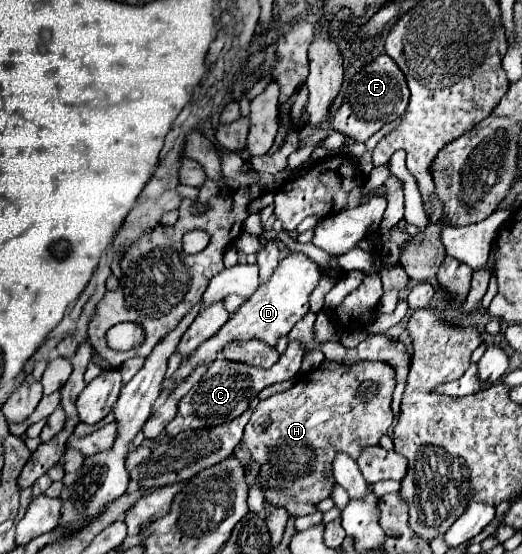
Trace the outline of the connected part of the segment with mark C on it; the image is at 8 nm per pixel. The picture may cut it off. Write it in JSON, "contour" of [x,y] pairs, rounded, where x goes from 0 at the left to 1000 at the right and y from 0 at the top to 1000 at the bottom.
{"contour":[[[556,616],[552,626],[548,626],[548,634],[529,652],[529,659],[521,659],[517,666],[490,666],[487,659],[464,659],[460,652],[437,652],[429,644],[414,648],[398,662],[398,670],[391,673],[391,681],[379,691],[372,691],[368,702],[345,720],[345,727],[341,727],[341,749],[318,771],[318,782],[326,789],[333,789],[345,778],[383,774],[383,771],[414,771],[414,767],[448,760],[452,753],[460,753],[475,738],[479,724],[506,699],[513,699],[521,691],[540,691],[540,688],[563,684],[575,673],[579,641],[582,641],[582,626],[571,616]]]}

